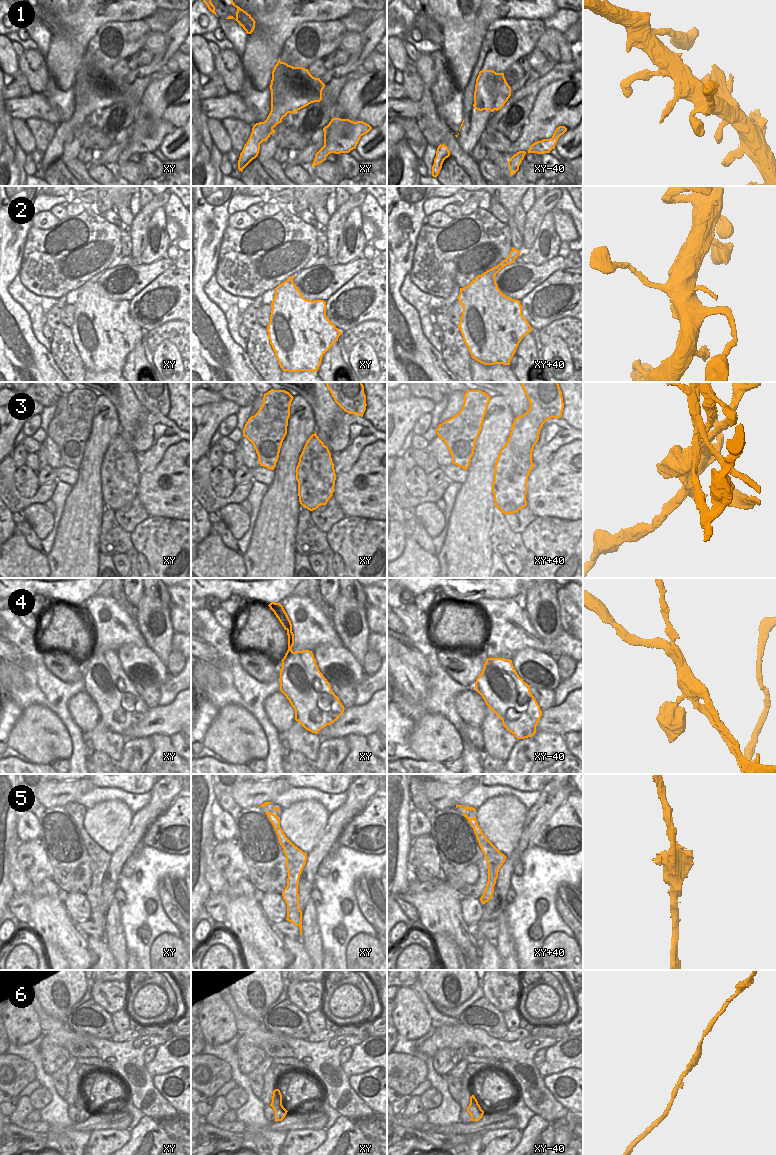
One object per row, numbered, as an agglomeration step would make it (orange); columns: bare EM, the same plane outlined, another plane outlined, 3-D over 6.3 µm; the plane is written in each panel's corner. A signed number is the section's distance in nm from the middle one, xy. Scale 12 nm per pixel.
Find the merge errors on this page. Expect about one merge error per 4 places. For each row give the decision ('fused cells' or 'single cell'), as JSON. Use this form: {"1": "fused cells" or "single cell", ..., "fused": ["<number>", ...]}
{"1": "single cell", "2": "single cell", "3": "fused cells", "4": "fused cells", "5": "fused cells", "6": "single cell", "fused": ["3", "4", "5"]}

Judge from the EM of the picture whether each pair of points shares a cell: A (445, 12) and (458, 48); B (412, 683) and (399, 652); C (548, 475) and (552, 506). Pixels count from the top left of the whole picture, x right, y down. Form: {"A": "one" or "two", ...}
{"A": "one", "B": "one", "C": "one"}

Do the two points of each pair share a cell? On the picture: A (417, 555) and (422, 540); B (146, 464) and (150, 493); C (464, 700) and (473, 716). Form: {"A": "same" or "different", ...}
{"A": "different", "B": "different", "C": "same"}

